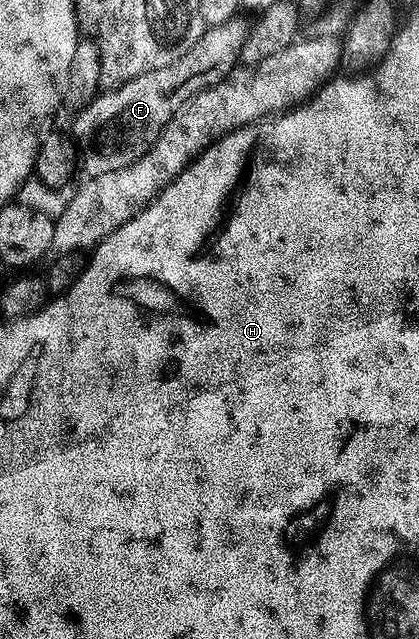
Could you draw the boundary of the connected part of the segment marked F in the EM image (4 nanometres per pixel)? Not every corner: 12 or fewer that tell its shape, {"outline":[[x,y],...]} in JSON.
{"outline":[[249,26],[205,28],[174,63],[101,92],[71,136],[88,177],[134,163],[237,68]]}

